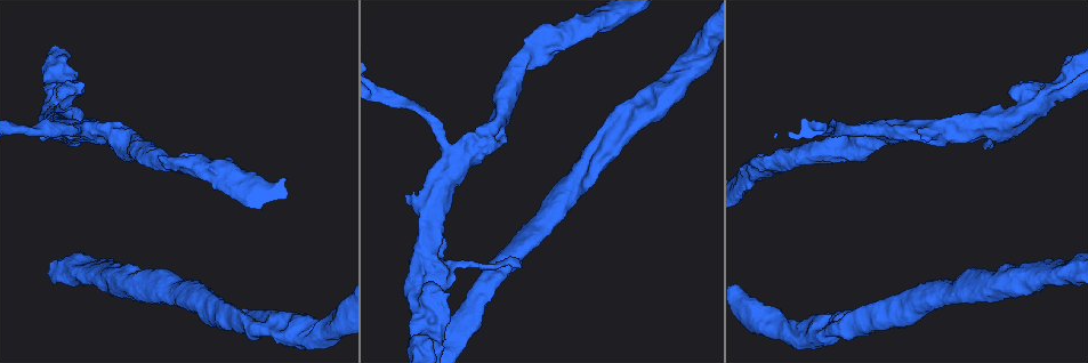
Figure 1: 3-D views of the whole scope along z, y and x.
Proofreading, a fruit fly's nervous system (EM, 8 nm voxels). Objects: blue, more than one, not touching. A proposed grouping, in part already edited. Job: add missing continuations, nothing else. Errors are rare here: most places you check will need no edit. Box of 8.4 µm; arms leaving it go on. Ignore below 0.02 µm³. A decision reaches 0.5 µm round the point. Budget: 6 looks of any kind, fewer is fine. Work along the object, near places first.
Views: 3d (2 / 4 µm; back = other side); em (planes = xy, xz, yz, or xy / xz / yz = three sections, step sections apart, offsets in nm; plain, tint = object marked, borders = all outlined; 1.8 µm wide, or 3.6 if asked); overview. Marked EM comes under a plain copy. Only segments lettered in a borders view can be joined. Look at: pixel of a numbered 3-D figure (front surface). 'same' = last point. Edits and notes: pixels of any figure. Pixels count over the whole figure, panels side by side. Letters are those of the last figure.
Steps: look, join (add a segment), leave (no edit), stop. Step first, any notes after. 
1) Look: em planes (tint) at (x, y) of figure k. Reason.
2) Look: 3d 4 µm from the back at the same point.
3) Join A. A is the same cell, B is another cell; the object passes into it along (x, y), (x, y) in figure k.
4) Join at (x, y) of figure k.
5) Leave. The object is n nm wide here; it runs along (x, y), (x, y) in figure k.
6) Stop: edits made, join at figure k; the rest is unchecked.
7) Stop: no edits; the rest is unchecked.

Look: em planes (borders) at (407, 197) of figure 1. Free end.

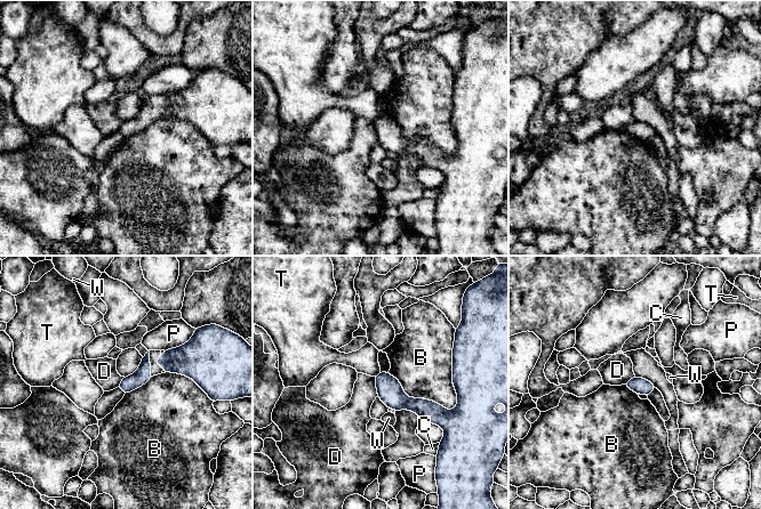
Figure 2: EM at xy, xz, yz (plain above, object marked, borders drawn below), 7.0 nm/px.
Leave. B, C, D, P, T and W are other cells; none of them fits.

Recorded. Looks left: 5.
Look: 3d 4 µm at (521, 266) of figure 1. Tapers out.

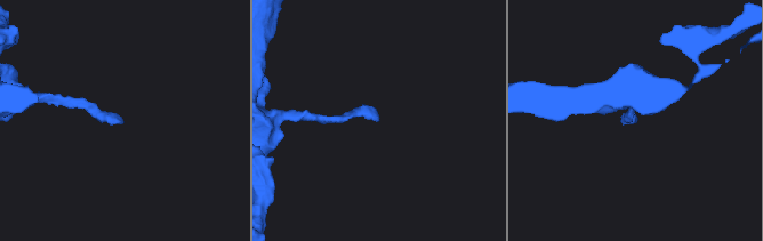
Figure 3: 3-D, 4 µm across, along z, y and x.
Look: em 3.6 µm yz step 4 (tint) at (376, 117) of figure 3.

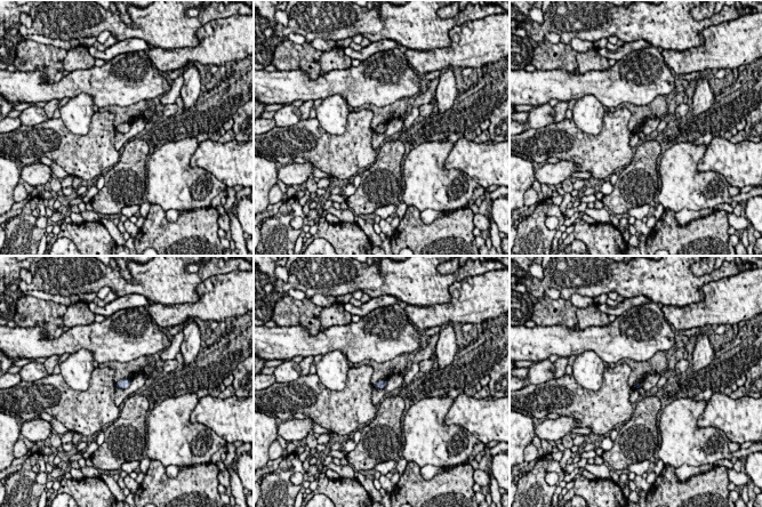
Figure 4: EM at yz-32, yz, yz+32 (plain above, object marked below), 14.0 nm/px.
Look: em 3.6 µm planes (borders) at the same point.

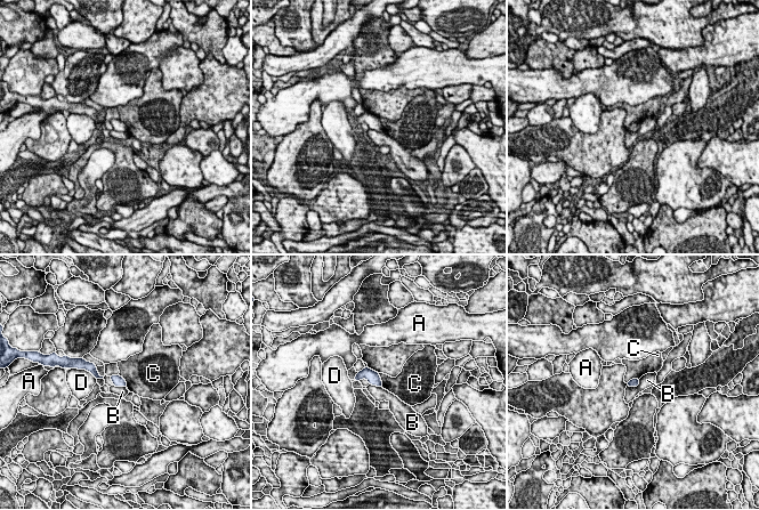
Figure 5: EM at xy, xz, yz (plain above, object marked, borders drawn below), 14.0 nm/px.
Leave. The object is 130 nm wide here; A, B, C and D are other cells; a border runs along (119, 374), (126, 381), (127, 387) in figure 5; none of them fits.

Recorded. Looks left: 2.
Look: 3d 2 µm at (424, 310) of figure 1. Sudden change in width.

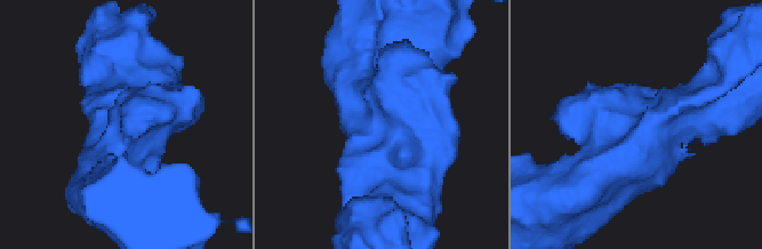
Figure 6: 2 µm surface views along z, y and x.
Look: em 3.6 µm planes (borders) at (124, 150) of figure 6.

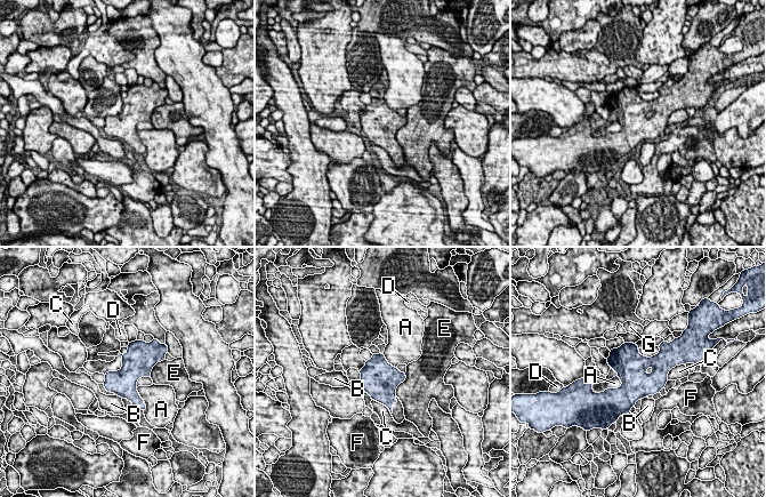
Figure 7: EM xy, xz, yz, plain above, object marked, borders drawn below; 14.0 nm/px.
Leave. A, B, C, D, E, F and G are other cells; a border runs along (622, 382), (603, 392) in figure 7; none of them fits.

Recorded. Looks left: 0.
Stop: no edits; the rest is unchecked.

